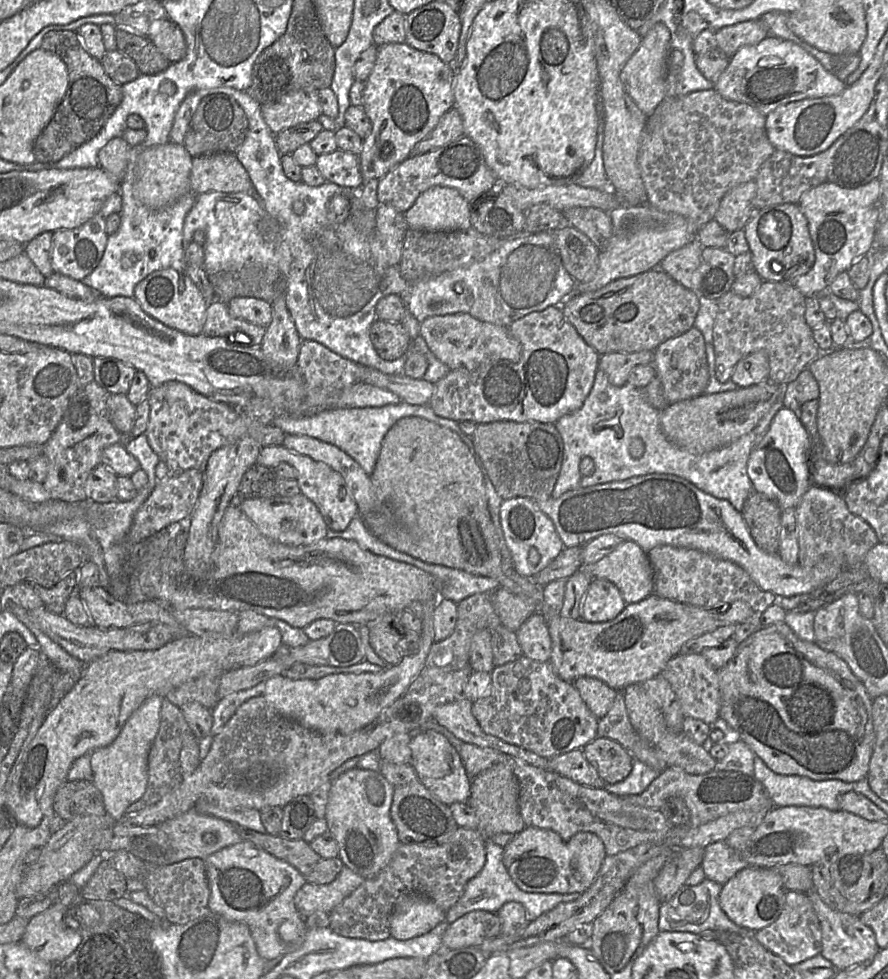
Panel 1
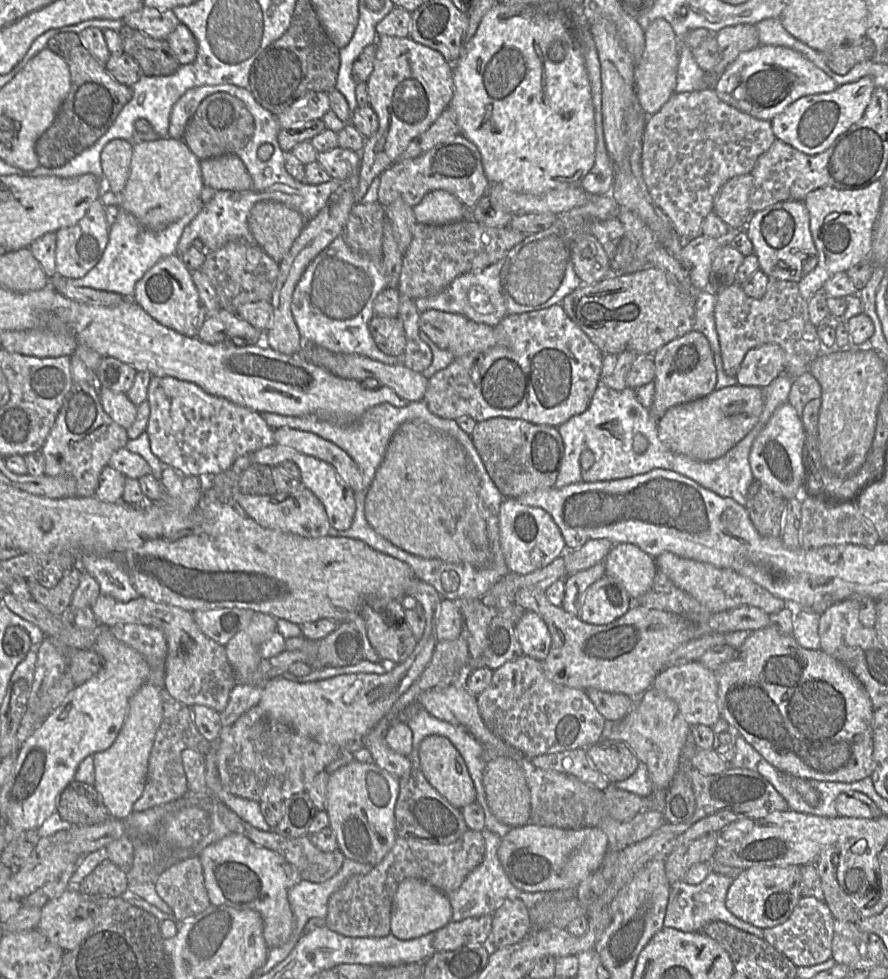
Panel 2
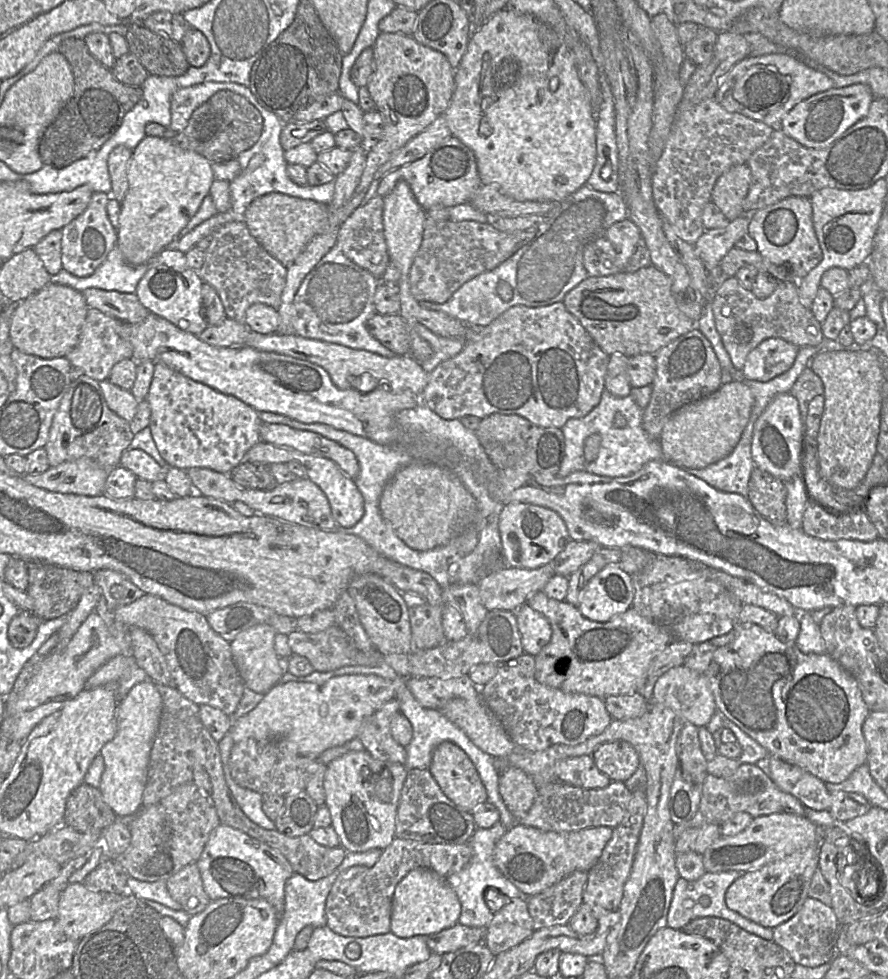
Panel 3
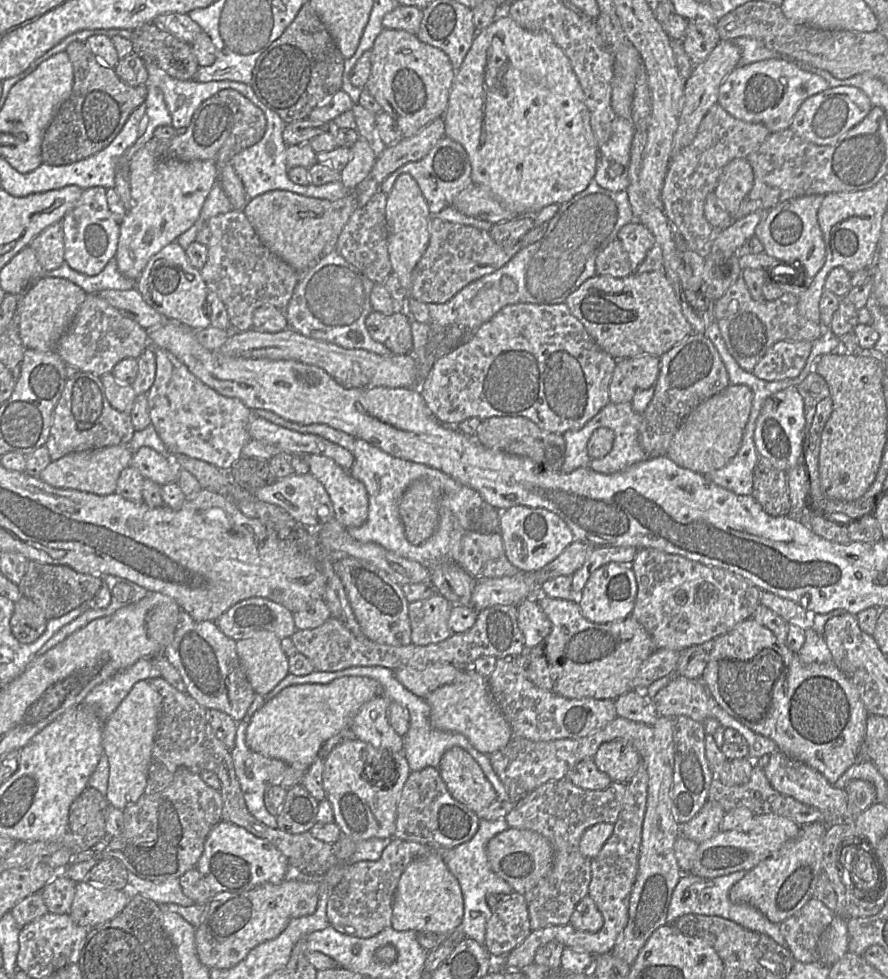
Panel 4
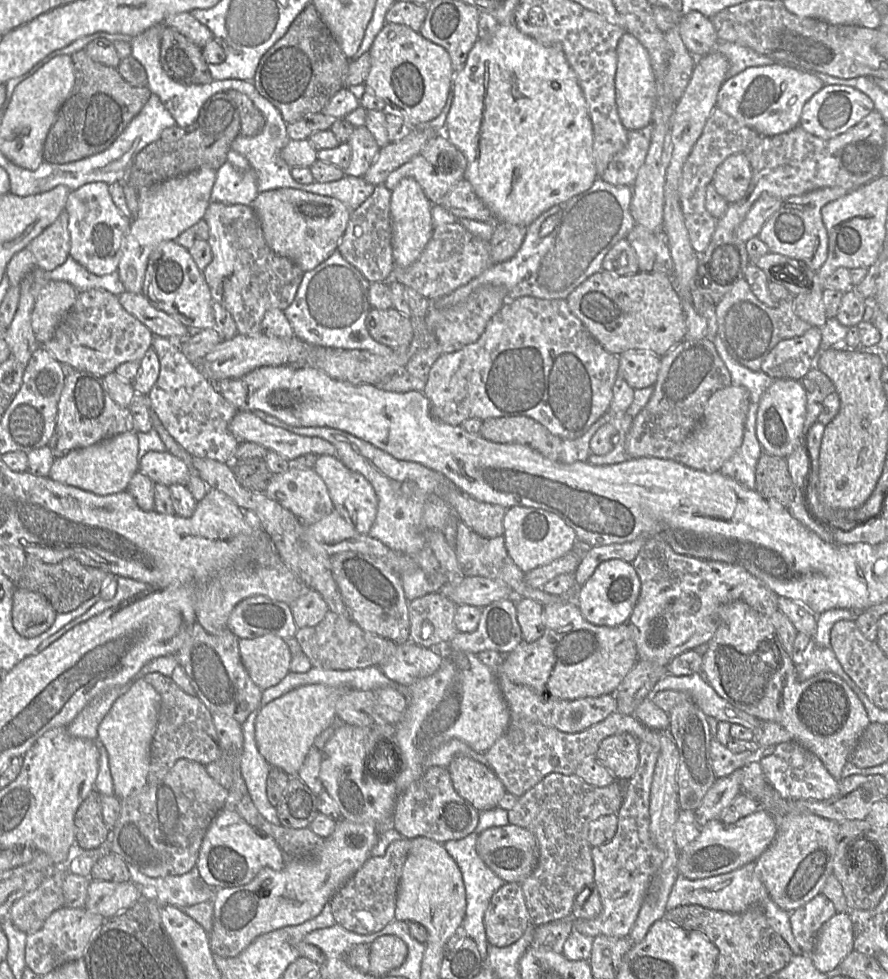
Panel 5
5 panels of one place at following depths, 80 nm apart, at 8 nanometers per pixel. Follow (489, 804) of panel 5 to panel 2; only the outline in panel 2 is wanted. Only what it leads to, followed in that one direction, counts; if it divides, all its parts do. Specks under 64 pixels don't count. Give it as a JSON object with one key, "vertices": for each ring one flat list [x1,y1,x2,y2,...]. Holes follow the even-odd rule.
{"vertices":[[439,735,425,737,418,748,417,767,421,770,429,784,453,807,461,809,475,802,476,790,467,766,458,750,448,738]]}

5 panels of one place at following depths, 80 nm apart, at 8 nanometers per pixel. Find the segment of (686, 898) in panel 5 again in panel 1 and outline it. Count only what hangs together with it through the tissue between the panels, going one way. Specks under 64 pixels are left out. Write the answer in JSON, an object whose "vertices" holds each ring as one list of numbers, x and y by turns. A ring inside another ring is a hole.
{"vertices":[[707,878,695,886,683,885,669,901,661,902,658,918,659,931,689,932,699,935,718,934,724,931,745,935,745,932,752,931,736,925,721,909,719,905,719,893,722,886],[686,891,694,893,694,900,690,904,681,904,680,897]]}

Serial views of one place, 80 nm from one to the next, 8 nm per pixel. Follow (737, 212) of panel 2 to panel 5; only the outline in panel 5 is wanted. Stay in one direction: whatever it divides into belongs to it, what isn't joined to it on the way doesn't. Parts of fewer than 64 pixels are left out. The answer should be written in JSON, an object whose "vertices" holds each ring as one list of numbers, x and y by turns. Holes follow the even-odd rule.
{"vertices":[[736,153,726,158,717,168,713,185,729,203,742,199,752,180,752,167,745,153]]}

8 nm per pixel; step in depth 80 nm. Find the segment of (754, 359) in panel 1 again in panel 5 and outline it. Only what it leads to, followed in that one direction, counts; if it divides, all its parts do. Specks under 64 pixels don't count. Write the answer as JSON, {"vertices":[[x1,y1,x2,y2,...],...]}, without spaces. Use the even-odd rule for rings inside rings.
{"vertices":[[820,328,780,341,766,356,761,370,773,379,801,380,815,366,821,342]]}

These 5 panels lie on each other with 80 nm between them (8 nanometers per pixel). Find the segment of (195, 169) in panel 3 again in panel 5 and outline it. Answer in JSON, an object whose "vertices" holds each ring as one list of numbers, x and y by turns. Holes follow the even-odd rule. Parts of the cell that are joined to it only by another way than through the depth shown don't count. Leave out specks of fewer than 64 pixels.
{"vertices":[[203,168,185,176,169,179,157,187,140,190,138,213,123,240,123,251,118,264,118,275,127,292,141,293,151,253,165,241,175,241,187,229,204,218,211,203,211,192,217,171]]}

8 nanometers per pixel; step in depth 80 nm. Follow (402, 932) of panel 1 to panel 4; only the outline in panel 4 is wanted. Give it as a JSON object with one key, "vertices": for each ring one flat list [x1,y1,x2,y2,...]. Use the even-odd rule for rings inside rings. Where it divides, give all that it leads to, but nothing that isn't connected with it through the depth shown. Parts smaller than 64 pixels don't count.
{"vertices":[[429,851,412,860,403,871,393,899,391,927,396,931,429,931,454,937,460,930,464,905,458,880,449,871,441,853]]}

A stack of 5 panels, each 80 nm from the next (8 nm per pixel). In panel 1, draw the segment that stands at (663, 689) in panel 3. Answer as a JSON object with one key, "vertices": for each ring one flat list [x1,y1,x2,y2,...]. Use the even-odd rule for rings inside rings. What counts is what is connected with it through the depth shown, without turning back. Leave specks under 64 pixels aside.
{"vertices":[[701,653,675,656,659,675,670,683,685,716,702,720,708,725,712,725,720,717,718,670,710,666]]}

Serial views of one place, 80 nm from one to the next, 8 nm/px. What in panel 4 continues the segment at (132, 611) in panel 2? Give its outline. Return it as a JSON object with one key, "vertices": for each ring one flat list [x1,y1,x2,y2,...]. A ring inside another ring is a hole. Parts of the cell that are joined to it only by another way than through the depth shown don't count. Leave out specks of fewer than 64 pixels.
{"vertices":[[181,610,173,640,162,655,178,670,185,692,206,709,217,709,236,722,246,715,255,698,236,651,236,641,227,637,214,621,197,621]]}

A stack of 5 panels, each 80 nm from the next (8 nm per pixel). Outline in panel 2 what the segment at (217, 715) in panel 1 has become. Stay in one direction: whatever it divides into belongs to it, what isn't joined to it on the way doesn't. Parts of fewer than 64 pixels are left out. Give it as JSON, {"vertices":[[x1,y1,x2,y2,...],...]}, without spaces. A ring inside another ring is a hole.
{"vertices":[[237,683,232,689,226,708,220,713,222,727,232,726,246,711,256,706,262,696,263,685]]}

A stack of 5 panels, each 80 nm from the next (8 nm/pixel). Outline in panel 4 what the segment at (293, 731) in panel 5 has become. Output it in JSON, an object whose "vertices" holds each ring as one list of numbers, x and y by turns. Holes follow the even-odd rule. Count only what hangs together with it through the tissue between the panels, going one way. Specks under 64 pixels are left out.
{"vertices":[[345,676,327,684,285,687,253,714,246,729,246,744,253,752,307,771,321,746,342,729,350,728,357,711,381,694,382,687,376,680,362,676]]}

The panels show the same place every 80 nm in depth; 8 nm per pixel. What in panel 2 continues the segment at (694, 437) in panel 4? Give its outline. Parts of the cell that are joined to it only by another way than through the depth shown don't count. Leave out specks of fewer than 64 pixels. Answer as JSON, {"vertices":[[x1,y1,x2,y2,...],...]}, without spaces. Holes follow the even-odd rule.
{"vertices":[[735,384,674,406,657,420,658,436,675,453,698,461,717,459,741,441,758,422,764,407,762,389]]}

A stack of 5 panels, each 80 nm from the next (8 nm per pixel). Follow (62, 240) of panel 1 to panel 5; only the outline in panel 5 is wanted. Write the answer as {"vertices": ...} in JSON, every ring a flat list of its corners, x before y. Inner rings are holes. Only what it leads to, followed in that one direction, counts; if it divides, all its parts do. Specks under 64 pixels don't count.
{"vertices":[[95,182,71,192,66,210,69,214,70,256,97,276,117,271,123,251,123,240,129,231,131,220,126,218,113,202,109,185]]}

